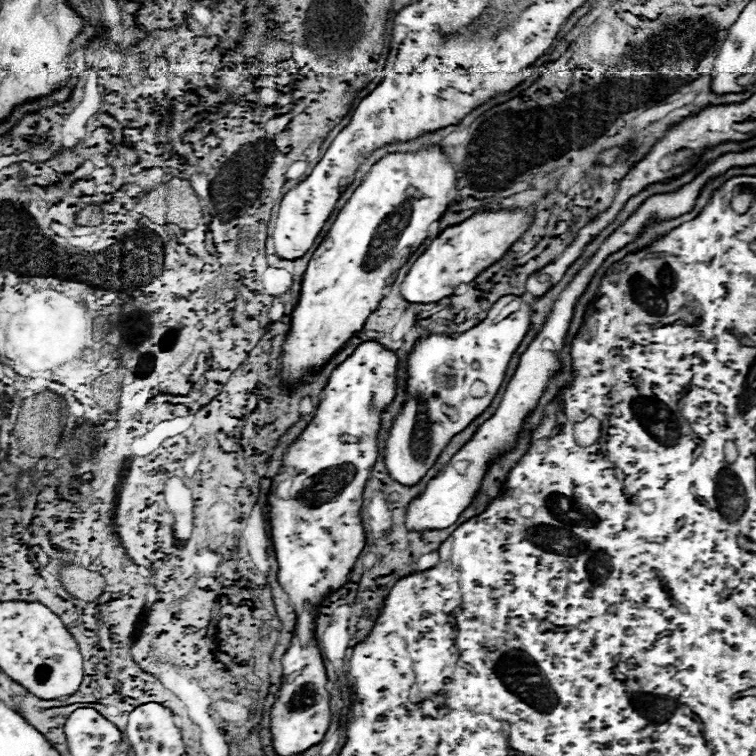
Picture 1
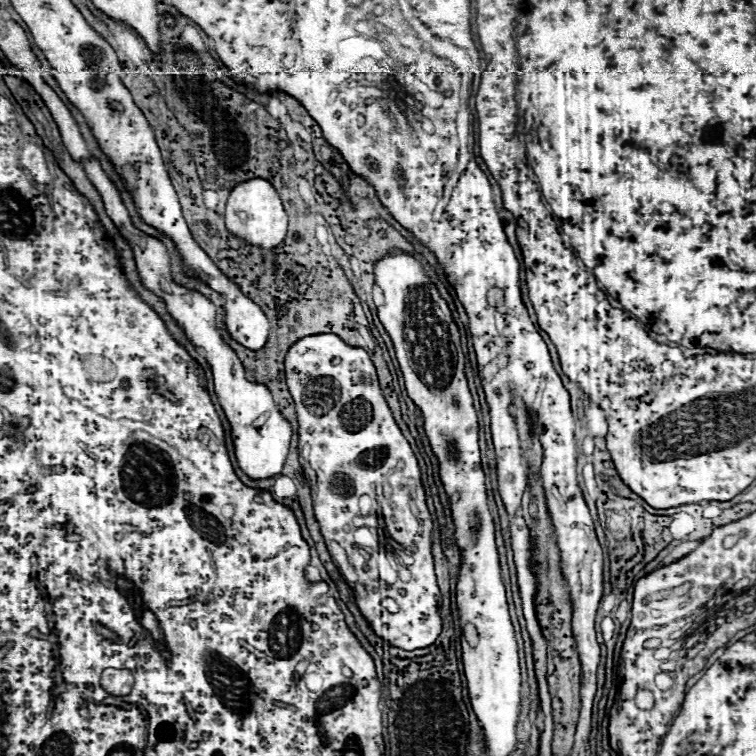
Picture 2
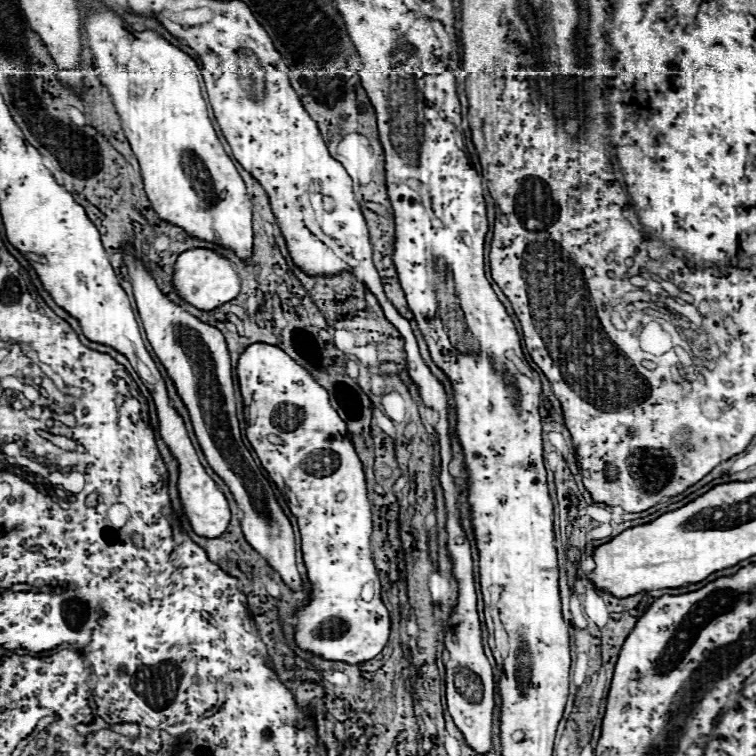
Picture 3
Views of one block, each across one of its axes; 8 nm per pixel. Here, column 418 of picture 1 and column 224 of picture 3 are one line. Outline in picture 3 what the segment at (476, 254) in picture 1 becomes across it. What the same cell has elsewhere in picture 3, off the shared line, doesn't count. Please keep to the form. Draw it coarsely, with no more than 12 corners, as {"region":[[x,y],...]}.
{"region":[[192,248],[176,260],[174,288],[214,310],[238,296],[232,262]]}

